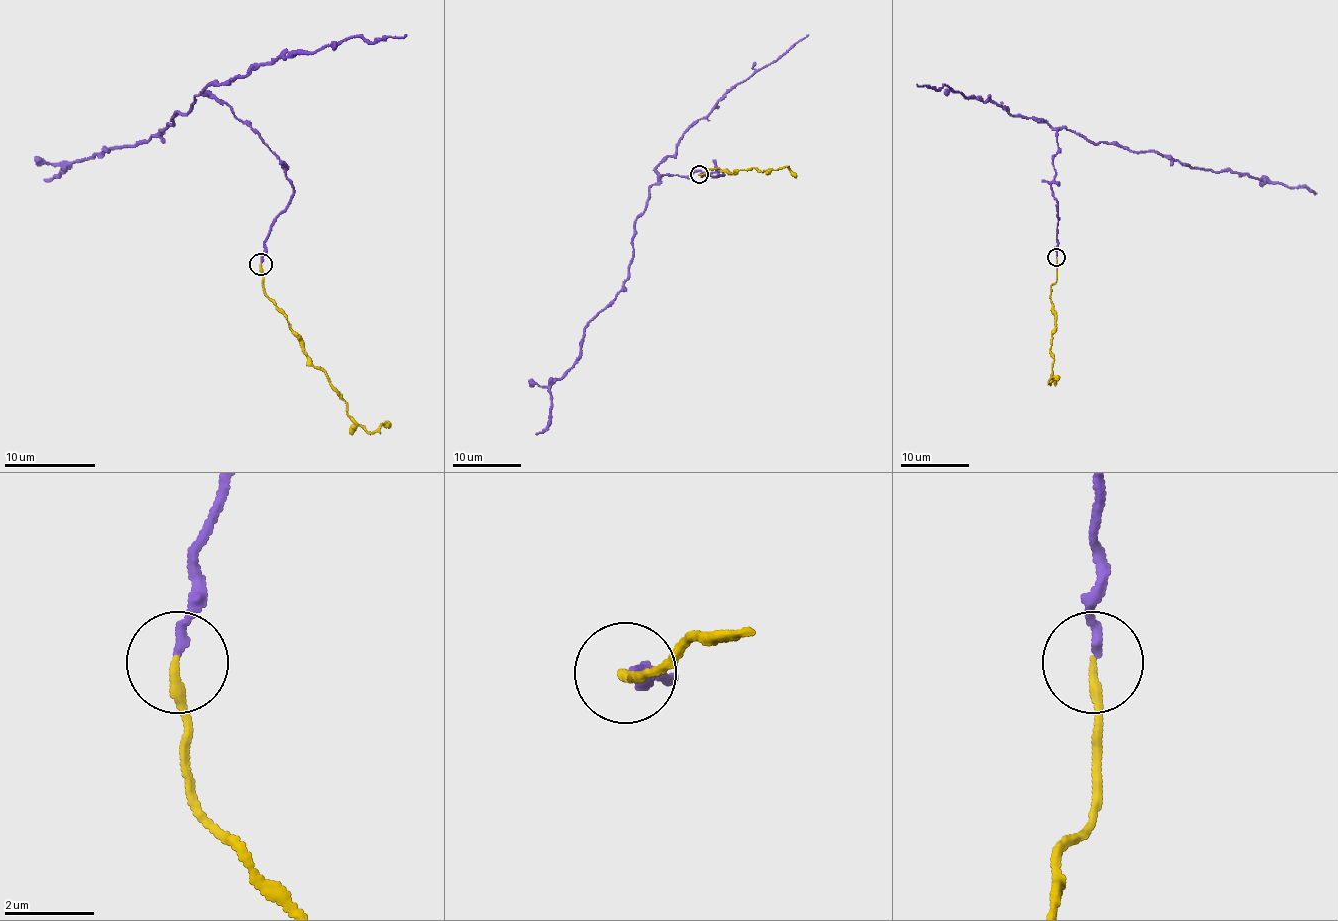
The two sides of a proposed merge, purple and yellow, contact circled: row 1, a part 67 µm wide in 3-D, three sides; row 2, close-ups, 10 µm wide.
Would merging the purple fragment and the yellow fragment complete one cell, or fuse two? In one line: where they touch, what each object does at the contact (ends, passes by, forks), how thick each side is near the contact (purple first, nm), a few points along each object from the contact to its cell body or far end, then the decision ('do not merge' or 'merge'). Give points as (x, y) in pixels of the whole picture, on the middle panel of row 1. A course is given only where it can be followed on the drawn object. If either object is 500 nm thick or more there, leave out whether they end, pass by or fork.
place (699, 174); purple ends; yellow ends; calibres 200 and 240 nm; course purple (699, 174), (663, 175), (650, 189), (624, 288), (588, 323), (535, 434); course yellow (699, 174), (710, 169), (730, 172), (788, 167), (797, 175); merge

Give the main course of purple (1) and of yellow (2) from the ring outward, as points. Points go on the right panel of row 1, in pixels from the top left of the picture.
1: (1056, 255), (1051, 182), (1063, 127), (1095, 142), (1158, 151), (1212, 172), (1232, 170), (1316, 194)
2: (1056, 257), (1057, 279), (1051, 288), (1054, 324), (1052, 379), (1049, 382), (1052, 377), (1057, 379)

